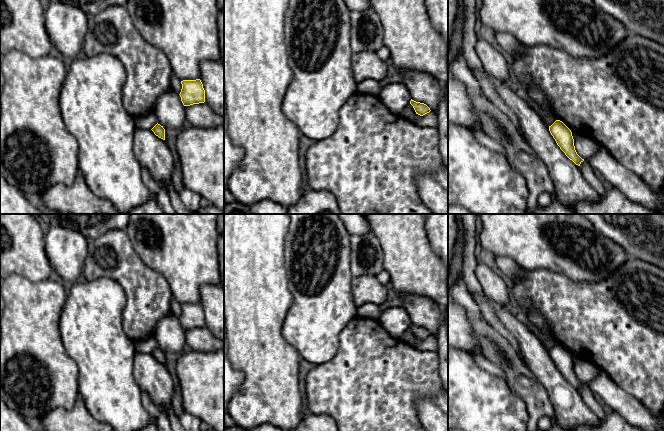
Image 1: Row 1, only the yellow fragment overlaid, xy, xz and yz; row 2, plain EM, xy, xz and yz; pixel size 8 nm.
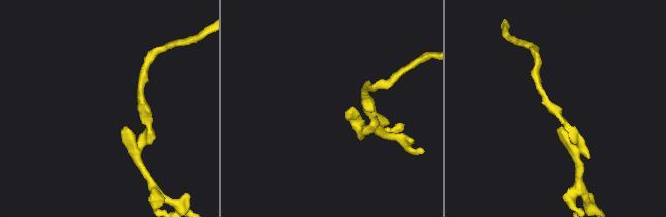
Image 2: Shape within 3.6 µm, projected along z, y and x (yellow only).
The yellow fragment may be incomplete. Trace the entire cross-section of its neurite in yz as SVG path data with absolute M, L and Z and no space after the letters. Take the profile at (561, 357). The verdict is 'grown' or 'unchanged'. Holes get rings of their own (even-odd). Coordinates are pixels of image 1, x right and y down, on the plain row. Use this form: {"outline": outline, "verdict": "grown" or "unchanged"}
{"outline": "M556 344L549 350L549 355L565 379L576 389L580 390L584 383L582 383L575 374L571 354L562 345Z", "verdict": "unchanged"}

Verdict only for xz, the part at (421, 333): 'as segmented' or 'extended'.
as segmented

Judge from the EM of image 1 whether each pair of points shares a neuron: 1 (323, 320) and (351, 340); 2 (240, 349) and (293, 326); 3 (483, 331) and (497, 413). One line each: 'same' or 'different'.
1: different
2: different
3: different

